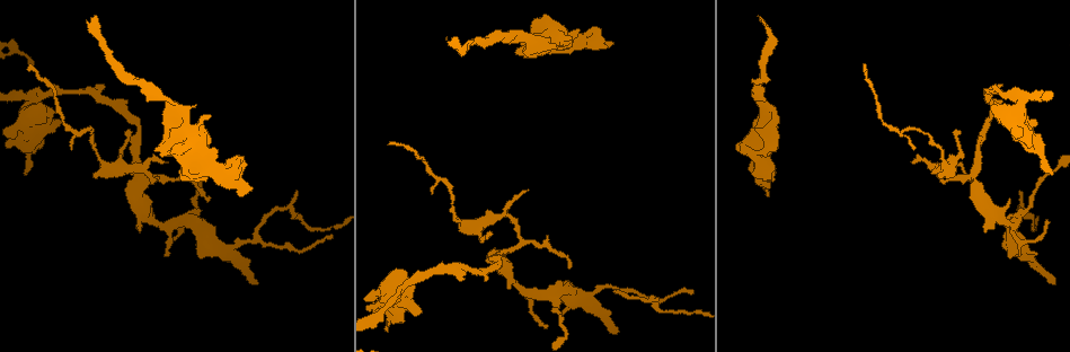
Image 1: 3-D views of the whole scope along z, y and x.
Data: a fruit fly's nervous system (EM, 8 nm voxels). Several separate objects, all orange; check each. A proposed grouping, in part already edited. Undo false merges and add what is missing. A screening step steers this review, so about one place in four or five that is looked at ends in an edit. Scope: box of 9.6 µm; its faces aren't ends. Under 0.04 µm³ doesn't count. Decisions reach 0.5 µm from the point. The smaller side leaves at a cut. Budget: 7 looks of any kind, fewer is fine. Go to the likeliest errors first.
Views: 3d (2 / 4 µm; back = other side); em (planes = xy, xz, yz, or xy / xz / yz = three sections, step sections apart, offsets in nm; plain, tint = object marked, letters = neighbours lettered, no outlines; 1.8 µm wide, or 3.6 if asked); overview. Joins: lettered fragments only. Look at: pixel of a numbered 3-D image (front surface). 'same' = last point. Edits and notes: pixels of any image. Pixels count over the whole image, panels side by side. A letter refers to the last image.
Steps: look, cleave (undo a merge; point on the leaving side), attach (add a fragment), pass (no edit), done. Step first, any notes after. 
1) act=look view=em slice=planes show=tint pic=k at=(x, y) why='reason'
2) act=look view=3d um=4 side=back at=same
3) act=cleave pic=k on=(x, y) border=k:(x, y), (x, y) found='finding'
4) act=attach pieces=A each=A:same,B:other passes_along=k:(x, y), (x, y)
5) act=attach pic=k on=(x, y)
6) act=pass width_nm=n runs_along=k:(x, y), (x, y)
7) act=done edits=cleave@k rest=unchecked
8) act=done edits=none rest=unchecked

act=look view=3d um=2 pic=1 at=(581, 37) why='a fork'

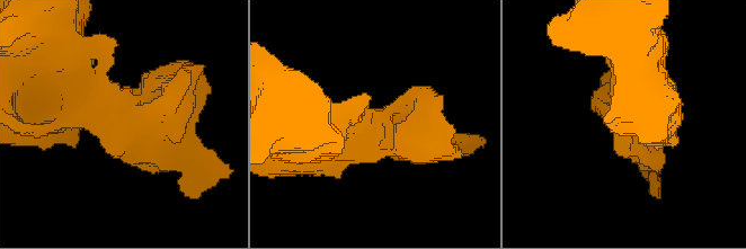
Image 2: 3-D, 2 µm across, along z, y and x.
act=look view=em um=3.6 slice=planes show=plain pic=2 at=(126, 109) why='now the EM'

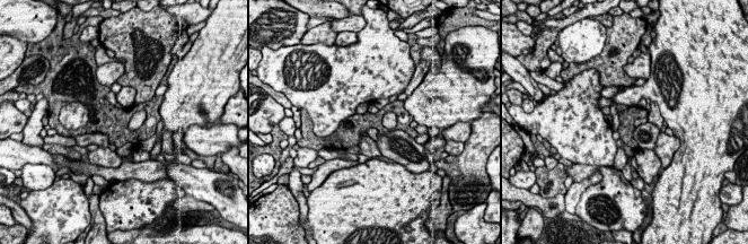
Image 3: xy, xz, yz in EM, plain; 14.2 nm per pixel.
act=look view=em um=3.6 slice=planes show=letters at=same why='what lies round it'

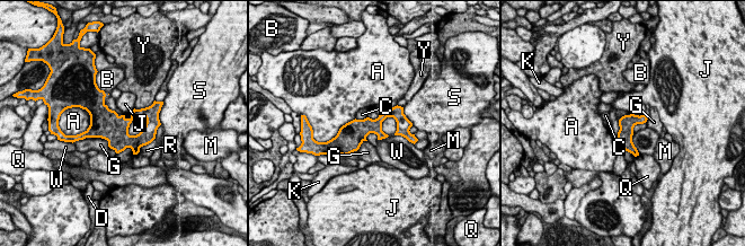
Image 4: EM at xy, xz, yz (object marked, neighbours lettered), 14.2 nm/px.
act=pass each=A:other,B:other,C:other,D:other,G:other,J:other,K:other,M:other,Q:other,R:other,S:other,W:other,Y:other border=4:(104, 100), (114, 111) found='continuous, no second cell'

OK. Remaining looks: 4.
act=look view=3d um=2 pic=1 at=(257, 283) why='free end'

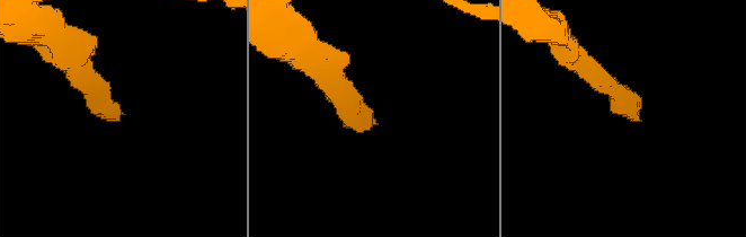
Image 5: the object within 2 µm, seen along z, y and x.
act=look view=em slice=planes show=letters pic=5 at=(116, 120)

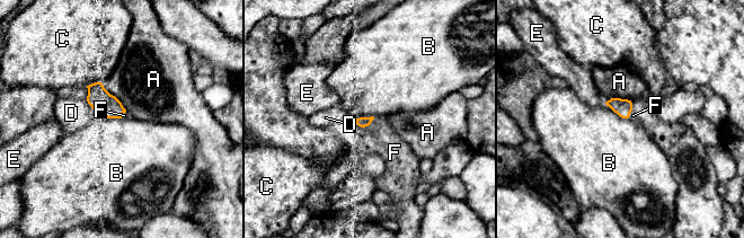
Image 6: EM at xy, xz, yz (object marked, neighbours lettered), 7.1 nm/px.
act=attach pieces=F each=A:other,B:other,C:other,D:other,E:other,F:same passes_along=6:(362, 122), (369, 124), (391, 150) found='the cell continues'

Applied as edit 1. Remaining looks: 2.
act=look view=3d um=4 pic=1 at=(96, 17) why='long arm stops here'

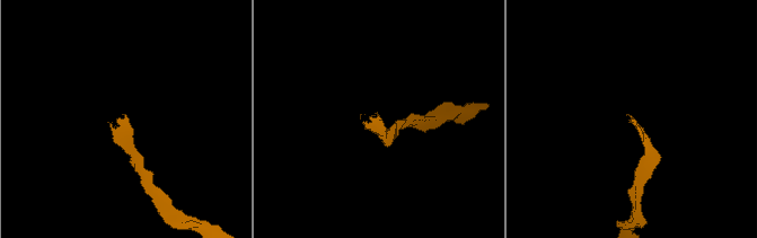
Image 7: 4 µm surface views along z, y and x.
act=look view=em slice=planes show=letters pic=7 at=(631, 118) why='now the EM'

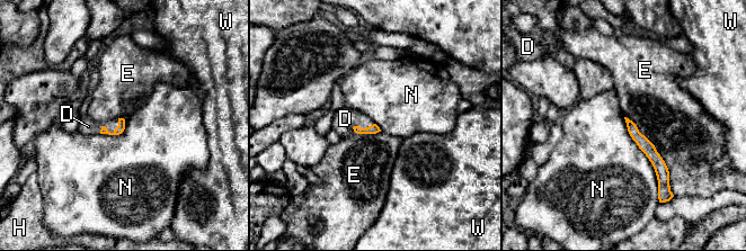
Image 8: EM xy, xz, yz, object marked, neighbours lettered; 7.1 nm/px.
act=attach pieces=D each=D:same,E:other,H:other,N:other,W:other passes_along=8:(121, 127), (109, 132), (88, 126) found='it goes on there'

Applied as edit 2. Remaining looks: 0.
act=done edits=attach@6,attach@8 rest=unchecked

